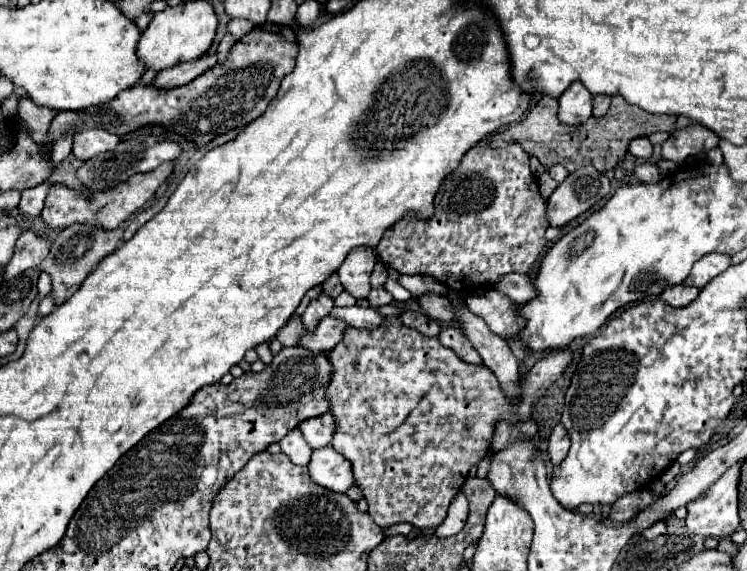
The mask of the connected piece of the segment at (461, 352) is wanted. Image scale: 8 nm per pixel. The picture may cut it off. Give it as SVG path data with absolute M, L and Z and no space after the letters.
M444 327L442 333L440 333L440 337L438 337L438 341L444 347L452 349L462 361L472 363L472 365L482 365L482 357L478 355L478 351L468 341L468 337L464 335L462 329L458 329L458 327Z

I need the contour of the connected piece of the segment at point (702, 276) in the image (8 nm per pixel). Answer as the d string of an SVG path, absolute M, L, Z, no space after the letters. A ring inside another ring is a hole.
M710 253L702 257L698 263L694 263L690 275L686 277L684 285L702 289L706 283L710 283L714 277L718 277L722 271L730 267L730 255L724 253Z

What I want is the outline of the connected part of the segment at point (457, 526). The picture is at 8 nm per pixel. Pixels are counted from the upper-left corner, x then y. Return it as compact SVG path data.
M458 493L454 497L454 501L450 503L450 509L448 509L448 515L446 515L444 523L440 527L436 527L434 533L438 537L450 537L464 527L466 519L468 519L468 503L466 503L466 497L462 493Z

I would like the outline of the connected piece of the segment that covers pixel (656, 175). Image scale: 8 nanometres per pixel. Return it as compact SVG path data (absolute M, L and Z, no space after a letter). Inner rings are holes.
M646 161L646 163L642 163L642 165L636 165L636 167L634 167L634 175L636 175L638 181L642 181L642 183L656 183L656 181L660 181L660 179L664 177L662 171L656 167L654 161Z

